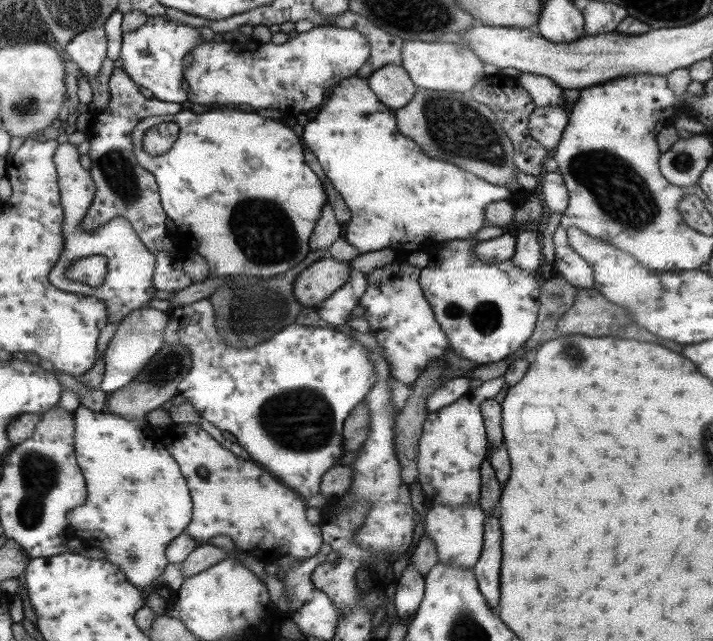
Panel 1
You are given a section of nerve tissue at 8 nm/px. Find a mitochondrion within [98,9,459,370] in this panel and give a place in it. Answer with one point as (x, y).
(264, 233)

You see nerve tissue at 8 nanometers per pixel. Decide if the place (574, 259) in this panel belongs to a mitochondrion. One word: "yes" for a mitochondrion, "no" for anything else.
no

